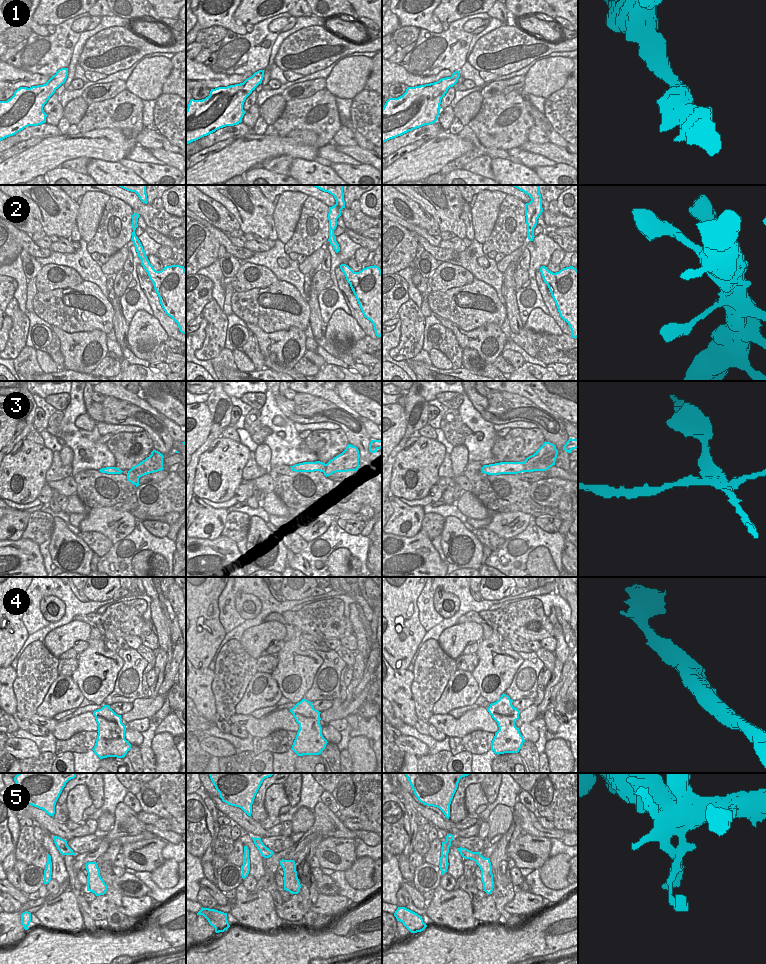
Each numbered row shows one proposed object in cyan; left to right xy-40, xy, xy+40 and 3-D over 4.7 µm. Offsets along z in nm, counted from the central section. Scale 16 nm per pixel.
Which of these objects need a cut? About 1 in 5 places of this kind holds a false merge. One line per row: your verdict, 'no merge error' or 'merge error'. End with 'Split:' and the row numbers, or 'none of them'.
1: no merge error
2: no merge error
3: merge error
4: no merge error
5: no merge error
Split: 3

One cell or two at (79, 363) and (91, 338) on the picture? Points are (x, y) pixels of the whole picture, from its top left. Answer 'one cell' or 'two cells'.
one cell

